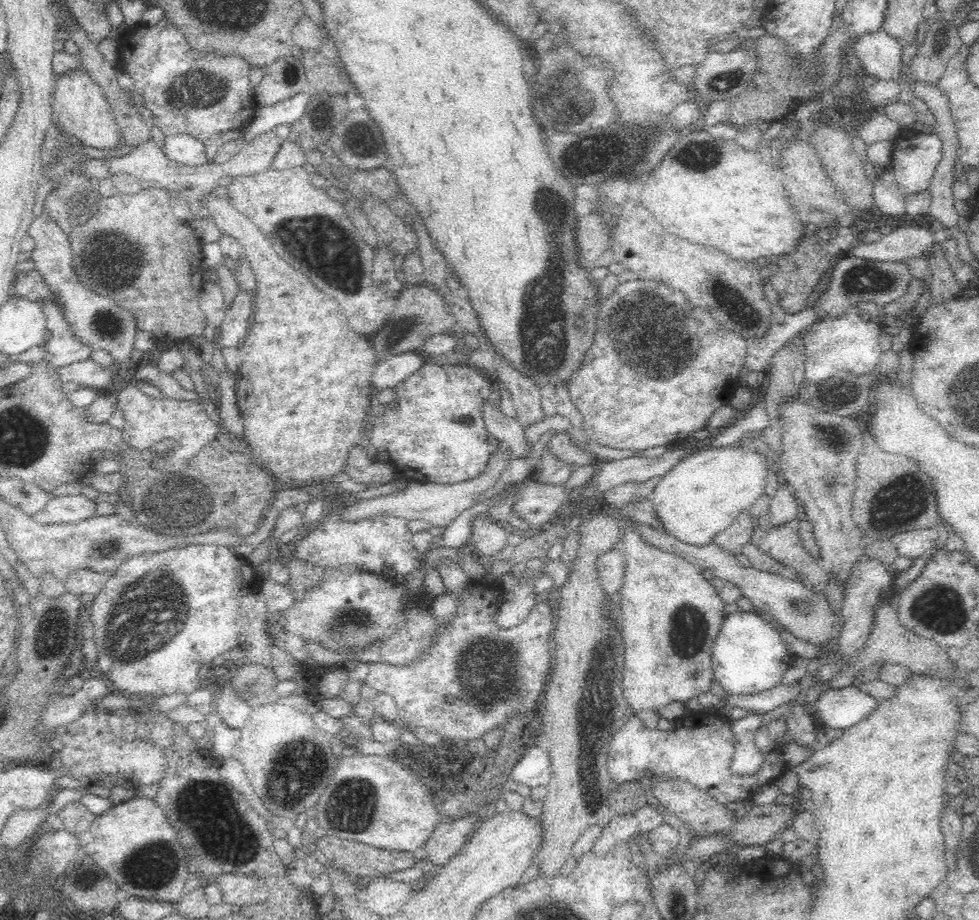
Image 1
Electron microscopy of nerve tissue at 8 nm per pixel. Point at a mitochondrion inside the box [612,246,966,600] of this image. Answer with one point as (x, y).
(904, 495)

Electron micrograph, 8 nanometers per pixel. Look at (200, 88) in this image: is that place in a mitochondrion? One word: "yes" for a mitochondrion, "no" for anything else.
yes

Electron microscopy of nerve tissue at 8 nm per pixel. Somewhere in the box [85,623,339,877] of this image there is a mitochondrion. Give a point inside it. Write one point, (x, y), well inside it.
(204, 805)

